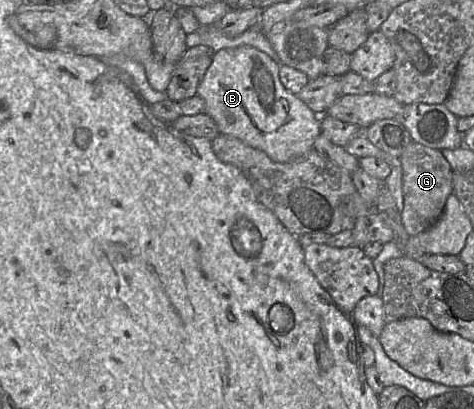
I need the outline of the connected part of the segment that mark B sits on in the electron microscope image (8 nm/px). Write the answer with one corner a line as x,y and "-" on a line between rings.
251,46
226,48
214,53
212,62
197,87
197,96
205,102
205,114
217,125
219,134
241,140
263,151
275,162
288,162
311,149
321,134
320,116
311,111
297,95
286,90
279,79
280,64

